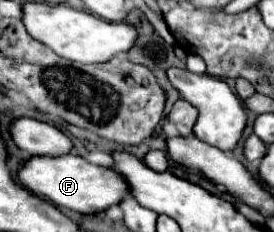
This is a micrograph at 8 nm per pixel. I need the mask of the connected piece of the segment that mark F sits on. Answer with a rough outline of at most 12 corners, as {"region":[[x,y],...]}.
{"region":[[71,153],[33,155],[17,177],[35,195],[85,215],[127,193],[113,169]]}

